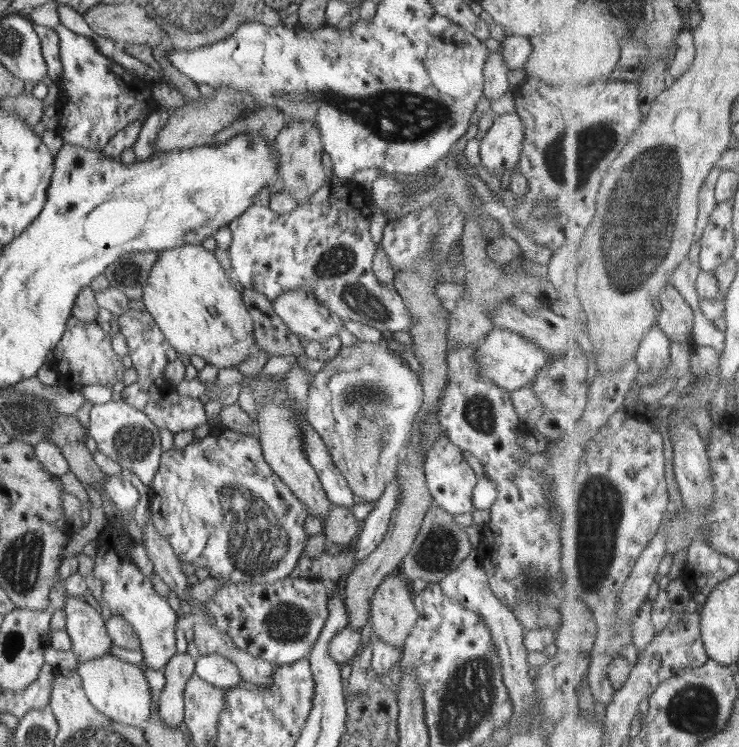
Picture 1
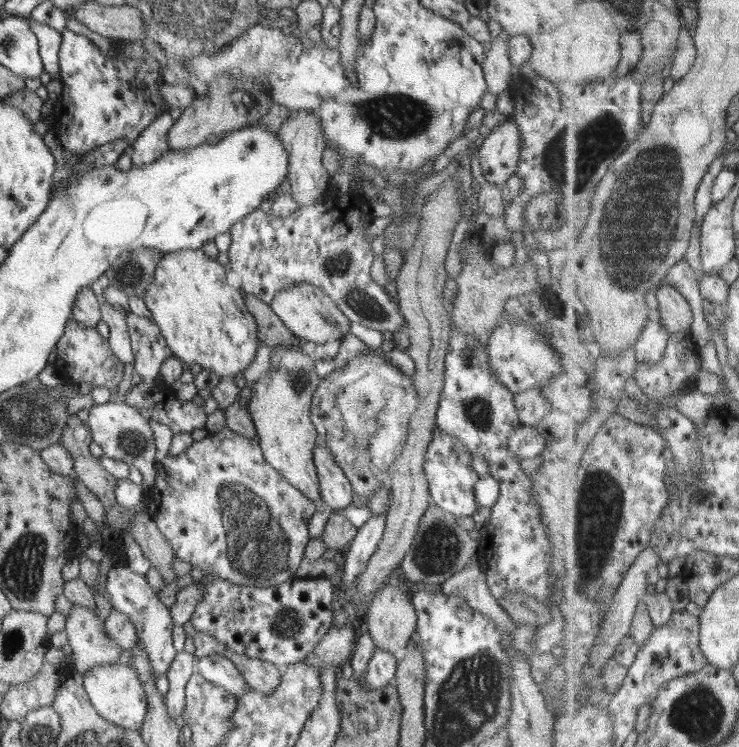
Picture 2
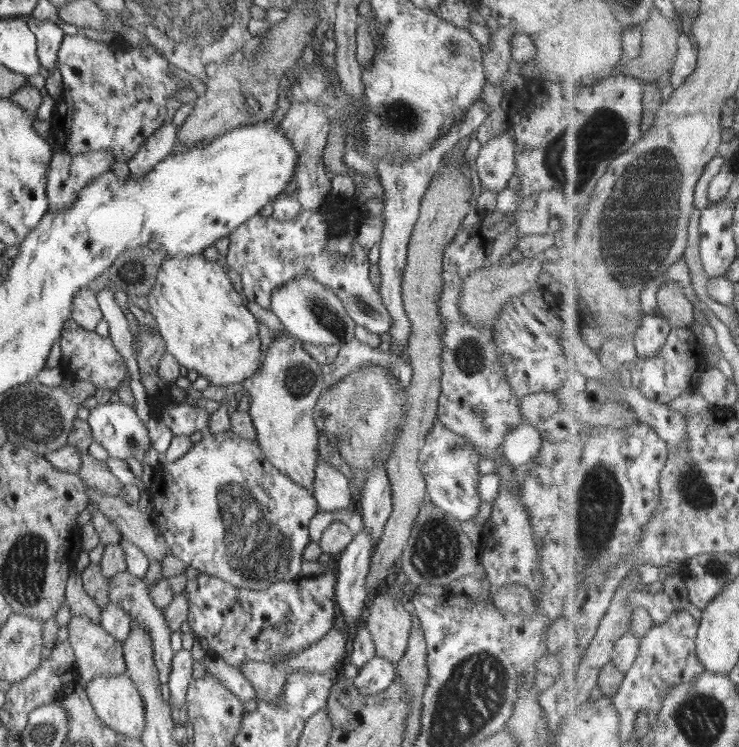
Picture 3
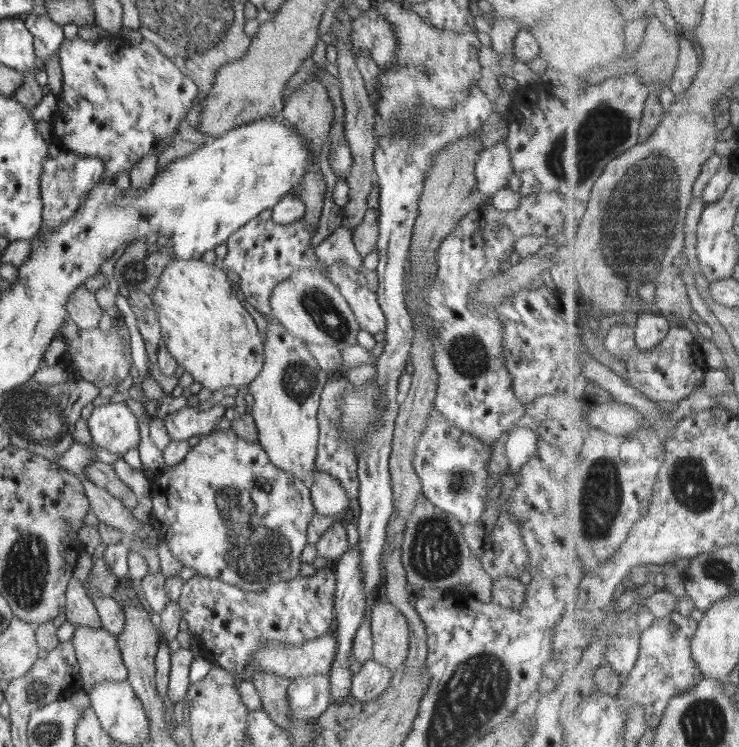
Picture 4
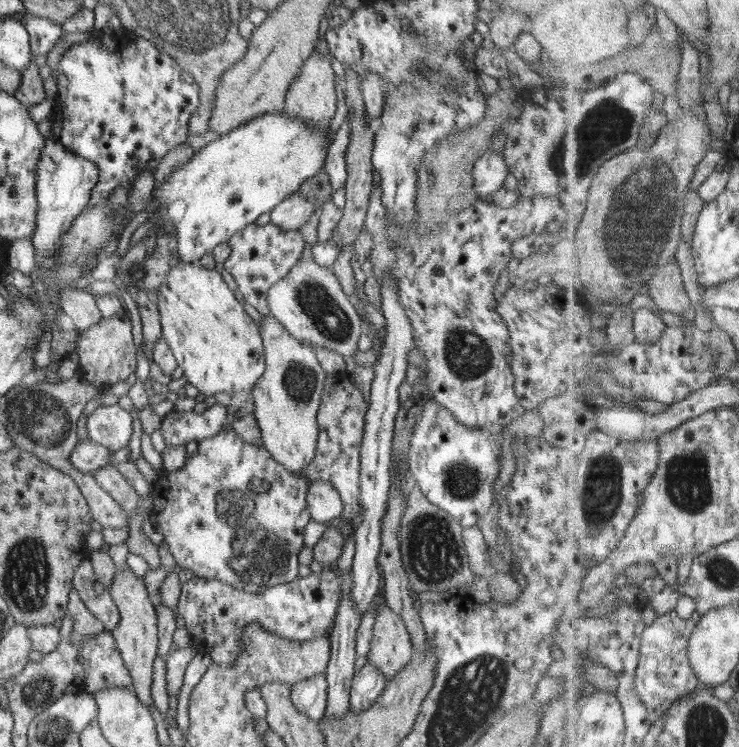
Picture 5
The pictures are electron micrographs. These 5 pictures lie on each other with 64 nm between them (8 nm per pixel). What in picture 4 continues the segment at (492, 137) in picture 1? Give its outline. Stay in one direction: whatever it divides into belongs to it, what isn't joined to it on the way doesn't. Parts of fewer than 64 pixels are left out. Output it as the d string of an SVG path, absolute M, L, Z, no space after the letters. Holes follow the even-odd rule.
M506 141L482 149L476 160L475 169L478 191L484 195L494 196L506 186L508 178L514 175L514 172Z

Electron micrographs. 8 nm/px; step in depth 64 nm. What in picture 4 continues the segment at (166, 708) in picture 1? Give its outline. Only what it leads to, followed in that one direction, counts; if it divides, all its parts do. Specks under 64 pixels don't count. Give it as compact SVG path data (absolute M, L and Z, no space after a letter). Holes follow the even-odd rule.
M178 649L170 656L170 673L168 684L168 696L175 705L180 705L187 697L191 686L189 673L194 659L194 651L190 649Z

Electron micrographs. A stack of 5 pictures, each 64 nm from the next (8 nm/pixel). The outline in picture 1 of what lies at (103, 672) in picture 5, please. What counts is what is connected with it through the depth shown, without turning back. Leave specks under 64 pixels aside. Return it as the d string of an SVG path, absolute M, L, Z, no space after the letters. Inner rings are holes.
M65 595L65 630L70 636L71 650L78 664L94 660L102 654L112 654L113 640L107 633L100 610L88 606L78 597Z

